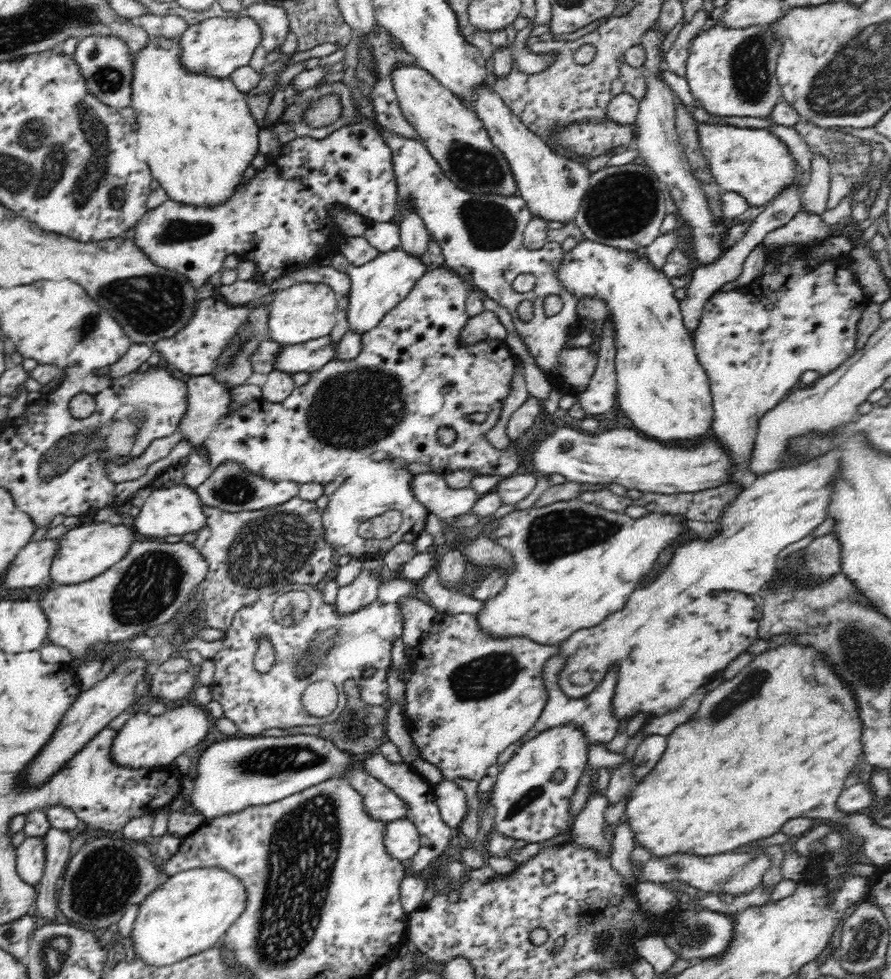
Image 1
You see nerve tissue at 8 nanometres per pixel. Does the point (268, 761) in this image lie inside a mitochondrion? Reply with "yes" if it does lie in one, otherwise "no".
yes

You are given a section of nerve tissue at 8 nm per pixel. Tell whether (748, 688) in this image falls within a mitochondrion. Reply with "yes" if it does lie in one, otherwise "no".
yes

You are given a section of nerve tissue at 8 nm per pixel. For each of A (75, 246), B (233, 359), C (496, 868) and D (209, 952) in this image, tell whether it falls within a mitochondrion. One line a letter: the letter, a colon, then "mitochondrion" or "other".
A: other
B: mitochondrion
C: other
D: other

